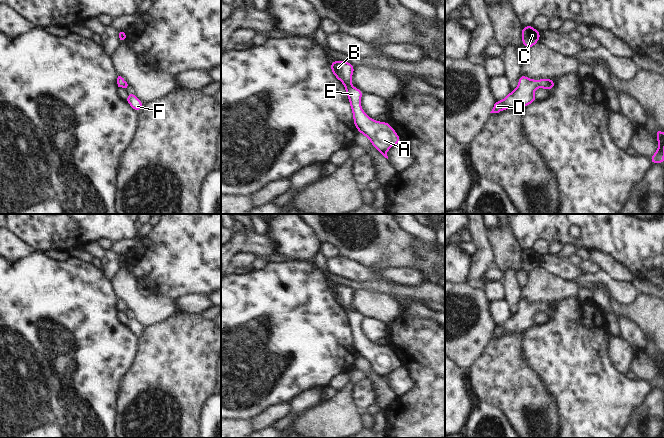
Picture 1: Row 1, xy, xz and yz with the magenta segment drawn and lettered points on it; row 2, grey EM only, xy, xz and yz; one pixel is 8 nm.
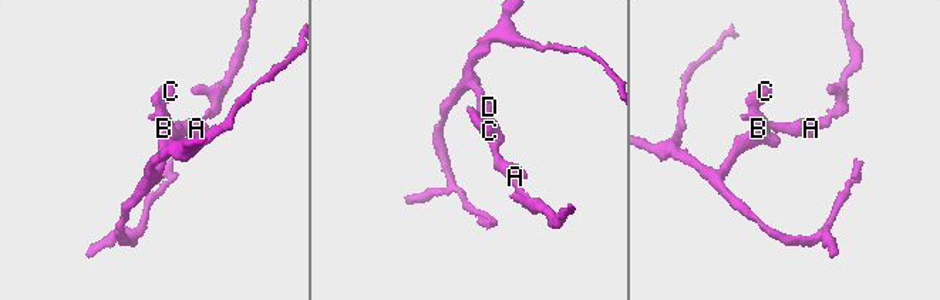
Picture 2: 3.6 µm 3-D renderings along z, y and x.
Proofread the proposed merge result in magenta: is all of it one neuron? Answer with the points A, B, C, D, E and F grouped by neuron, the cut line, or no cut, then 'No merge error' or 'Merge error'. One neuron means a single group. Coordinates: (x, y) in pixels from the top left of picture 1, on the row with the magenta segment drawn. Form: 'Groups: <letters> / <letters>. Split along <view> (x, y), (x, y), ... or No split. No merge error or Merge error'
Groups: A B C D E F. No split. No merge error.

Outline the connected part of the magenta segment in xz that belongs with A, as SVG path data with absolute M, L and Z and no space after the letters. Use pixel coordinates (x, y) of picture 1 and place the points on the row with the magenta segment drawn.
M334 60L329 66L335 78L345 87L357 131L367 137L371 145L388 159L388 150L401 143L401 138L387 121L372 119L362 109L361 97L364 92L351 84L355 66L344 60Z

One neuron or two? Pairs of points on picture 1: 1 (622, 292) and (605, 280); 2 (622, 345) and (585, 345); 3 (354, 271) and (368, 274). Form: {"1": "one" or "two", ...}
{"1": "one", "2": "two", "3": "one"}

